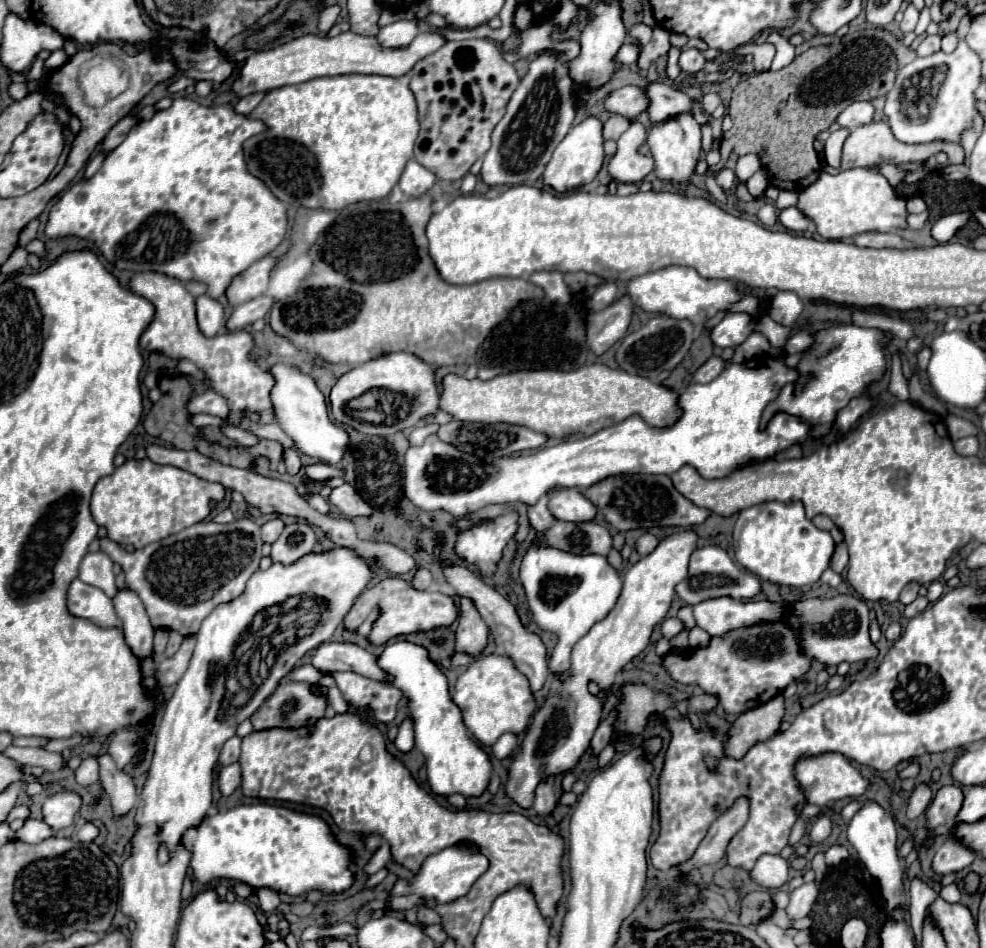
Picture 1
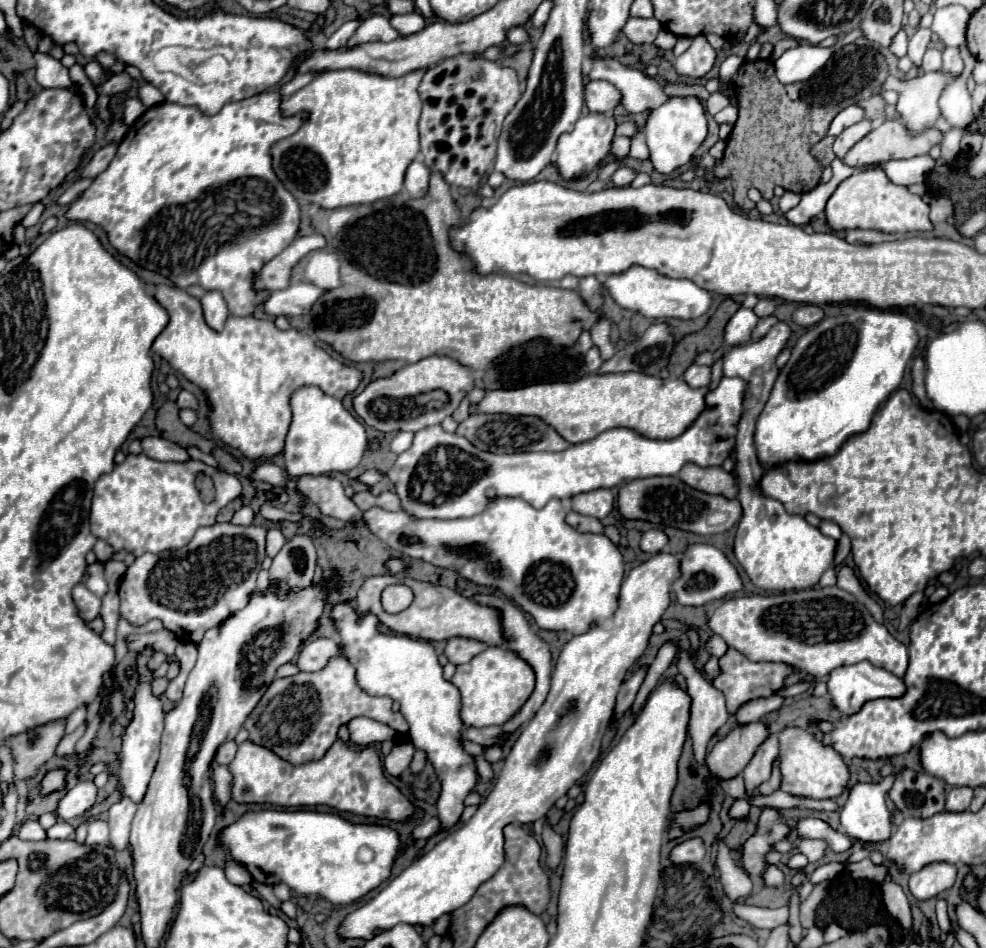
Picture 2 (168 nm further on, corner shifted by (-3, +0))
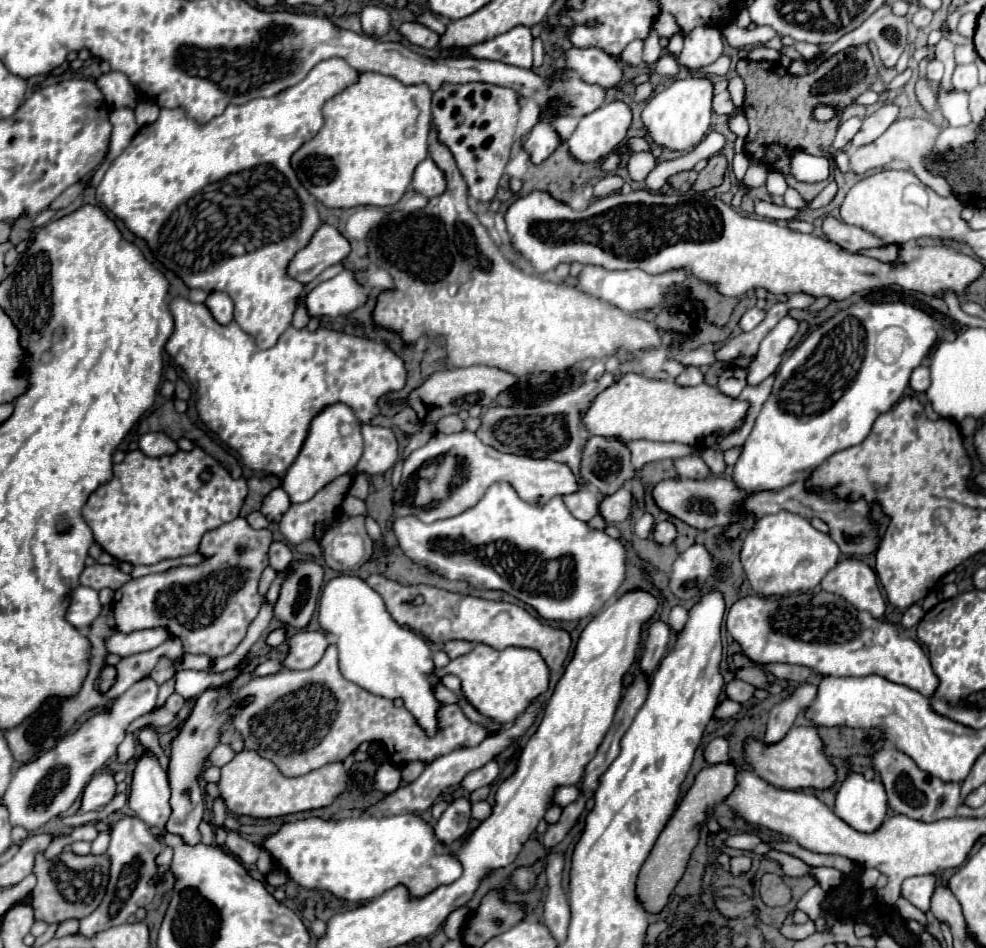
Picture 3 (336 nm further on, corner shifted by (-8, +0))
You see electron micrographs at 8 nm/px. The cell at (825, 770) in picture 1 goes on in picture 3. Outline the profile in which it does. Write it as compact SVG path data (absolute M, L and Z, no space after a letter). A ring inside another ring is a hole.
M793 726L787 732L787 736L773 746L765 746L757 740L749 740L747 762L765 782L781 790L805 790L805 788L825 790L831 788L837 780L837 770L831 764L825 752L825 744L815 726Z

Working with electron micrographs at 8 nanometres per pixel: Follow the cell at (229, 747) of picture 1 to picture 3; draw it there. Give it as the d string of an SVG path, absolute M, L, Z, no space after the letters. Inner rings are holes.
M219 744L219 746L211 752L209 760L211 760L213 766L219 766L219 768L221 768L221 766L225 766L227 762L231 762L233 756L235 756L235 752L233 752L231 746L227 746L227 744Z

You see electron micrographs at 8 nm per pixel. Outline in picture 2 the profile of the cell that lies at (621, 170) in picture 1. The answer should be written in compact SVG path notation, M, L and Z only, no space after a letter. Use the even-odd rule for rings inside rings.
M618 168L614 174L612 174L612 178L610 178L610 182L614 184L614 186L628 186L632 180L634 180L634 170L630 170L630 168Z

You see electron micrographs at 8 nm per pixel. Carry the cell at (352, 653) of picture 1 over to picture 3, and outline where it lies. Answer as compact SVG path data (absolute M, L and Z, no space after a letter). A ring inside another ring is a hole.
M307 630L299 632L289 638L289 656L285 658L283 666L287 670L313 668L325 654L327 646L329 640L325 632L307 632Z

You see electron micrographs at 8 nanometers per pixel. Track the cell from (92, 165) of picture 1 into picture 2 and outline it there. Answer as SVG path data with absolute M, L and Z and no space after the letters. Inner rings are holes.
M76 180L76 182L72 182L72 184L58 196L56 204L58 204L58 206L68 206L70 202L74 202L74 200L90 186L90 182L92 182L92 180Z

